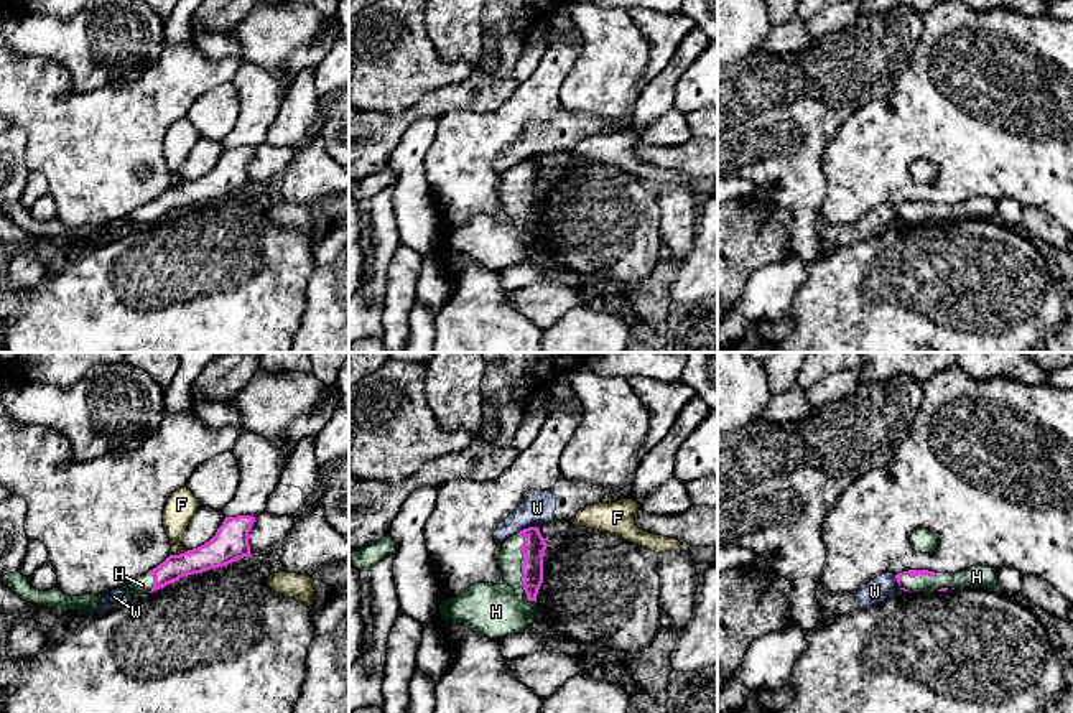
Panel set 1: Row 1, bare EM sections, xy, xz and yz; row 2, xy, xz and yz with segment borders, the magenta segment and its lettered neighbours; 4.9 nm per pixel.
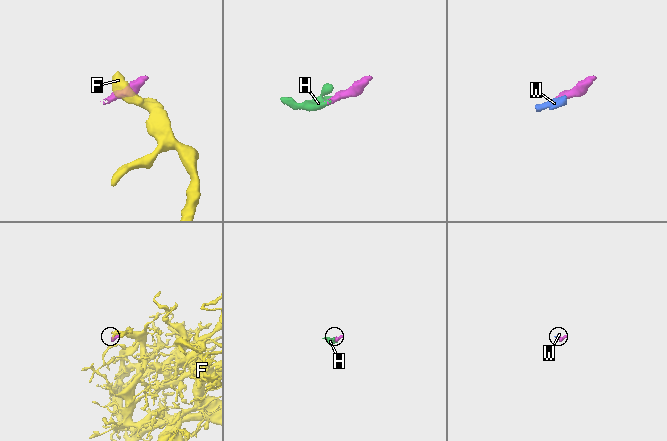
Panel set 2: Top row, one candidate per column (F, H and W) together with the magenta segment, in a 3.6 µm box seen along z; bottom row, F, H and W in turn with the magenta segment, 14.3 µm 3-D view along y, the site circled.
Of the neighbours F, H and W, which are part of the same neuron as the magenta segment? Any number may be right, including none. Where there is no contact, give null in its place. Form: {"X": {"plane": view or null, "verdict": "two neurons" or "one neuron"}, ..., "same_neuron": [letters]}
{"F": {"plane": "xy", "verdict": "two neurons"}, "H": {"plane": "xz", "verdict": "one neuron"}, "W": {"plane": "xz", "verdict": "two neurons"}, "same_neuron": ["H"]}

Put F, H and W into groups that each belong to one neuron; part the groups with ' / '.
F / H / W

